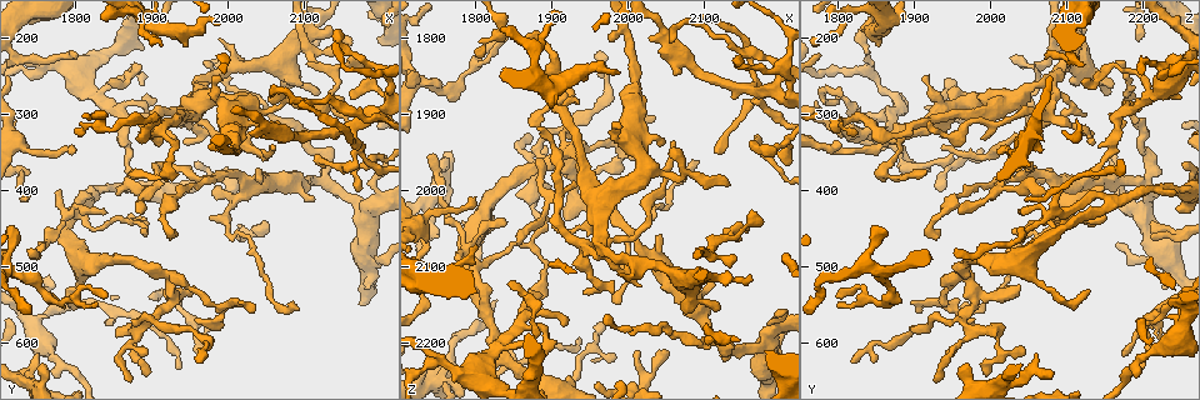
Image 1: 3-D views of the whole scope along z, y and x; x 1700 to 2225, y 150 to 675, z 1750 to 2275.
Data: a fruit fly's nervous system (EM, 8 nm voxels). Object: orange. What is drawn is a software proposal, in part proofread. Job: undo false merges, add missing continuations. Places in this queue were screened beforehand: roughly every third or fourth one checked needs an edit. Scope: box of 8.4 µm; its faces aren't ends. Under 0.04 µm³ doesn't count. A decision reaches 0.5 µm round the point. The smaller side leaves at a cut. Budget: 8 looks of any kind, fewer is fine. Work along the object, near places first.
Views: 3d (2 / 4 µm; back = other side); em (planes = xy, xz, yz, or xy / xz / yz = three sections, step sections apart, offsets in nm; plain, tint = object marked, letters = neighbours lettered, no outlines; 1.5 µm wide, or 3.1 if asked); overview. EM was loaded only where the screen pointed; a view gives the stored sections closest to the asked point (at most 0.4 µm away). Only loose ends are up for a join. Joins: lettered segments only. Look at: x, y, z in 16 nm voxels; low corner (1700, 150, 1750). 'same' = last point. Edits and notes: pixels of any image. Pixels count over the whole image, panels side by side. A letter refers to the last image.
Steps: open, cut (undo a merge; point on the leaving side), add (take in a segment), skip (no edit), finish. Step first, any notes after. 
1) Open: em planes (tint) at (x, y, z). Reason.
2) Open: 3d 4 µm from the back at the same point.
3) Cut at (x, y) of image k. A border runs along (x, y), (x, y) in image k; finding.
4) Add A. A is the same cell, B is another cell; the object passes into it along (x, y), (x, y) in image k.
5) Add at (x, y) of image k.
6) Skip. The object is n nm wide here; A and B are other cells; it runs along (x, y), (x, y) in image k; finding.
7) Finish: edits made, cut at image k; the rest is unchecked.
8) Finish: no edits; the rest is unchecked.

Open: 3d 4 µm at (2130, 390, 2205). Sudden change in width.

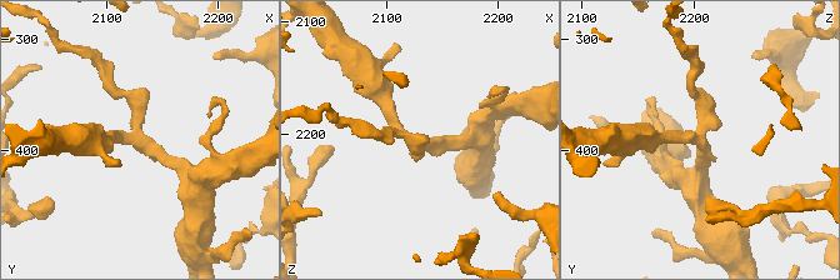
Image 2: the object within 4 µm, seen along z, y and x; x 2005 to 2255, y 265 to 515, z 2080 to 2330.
Open: em planes (letters) at (2128, 392, 2202). 3 arms meet here; the arms are 190, 200, 200 nm wide.

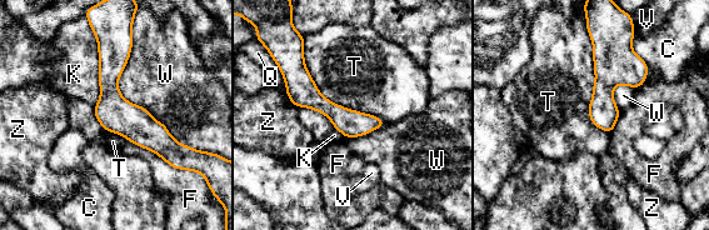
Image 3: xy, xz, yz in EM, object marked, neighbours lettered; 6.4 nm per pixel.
Skip. C, F, K, Q, T, V, W and Z are other cells; it runs along (106, 40), (110, 96), (170, 159) in image 3; one neuron here.

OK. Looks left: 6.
Open: em planes (letters) at (1960, 620, 1820). Tapers out.

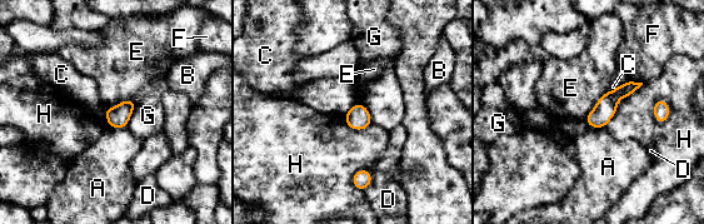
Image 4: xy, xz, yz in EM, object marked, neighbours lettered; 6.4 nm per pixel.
Skip. The longest contact is with E, 200 nm; A, B, C, D, E, F, G and H are other cells; it runs along (635, 85), (622, 90), (592, 124) in image 4; no lettered segment goes on from it.

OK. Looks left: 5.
Open: 3d 2 µm at (1855, 585, 2010). An open end.

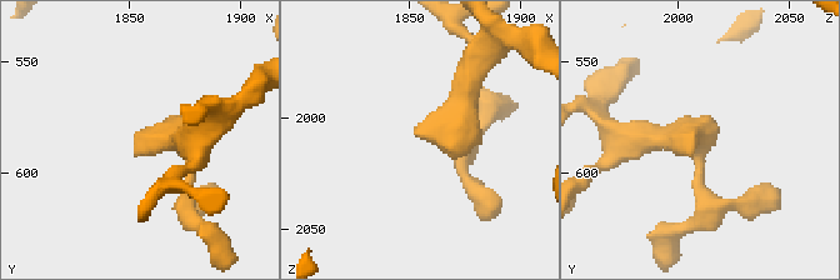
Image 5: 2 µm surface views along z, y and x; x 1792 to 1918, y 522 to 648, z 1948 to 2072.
Open: em planes (tint) at (1855, 586, 2011). Need the tissue.

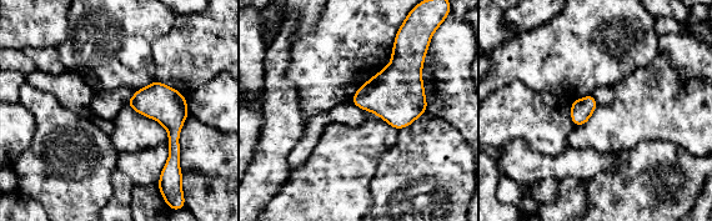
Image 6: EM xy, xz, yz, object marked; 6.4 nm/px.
Open: em planes (letters) at the same point.

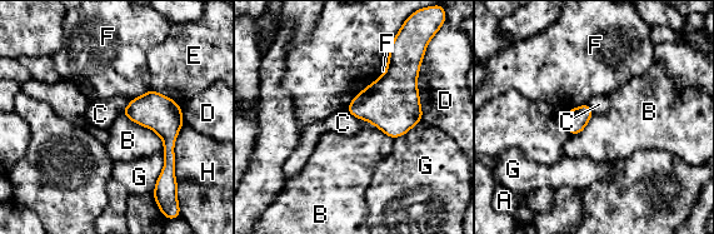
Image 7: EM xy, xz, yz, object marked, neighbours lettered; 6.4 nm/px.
Skip. A, B, C, D, E, F, G and H are other cells; a border runs along (121, 113), (150, 128), (164, 147) in image 7; no lettered segment goes on from it.

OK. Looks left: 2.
Finish: no edits; the rest is unchecked.

